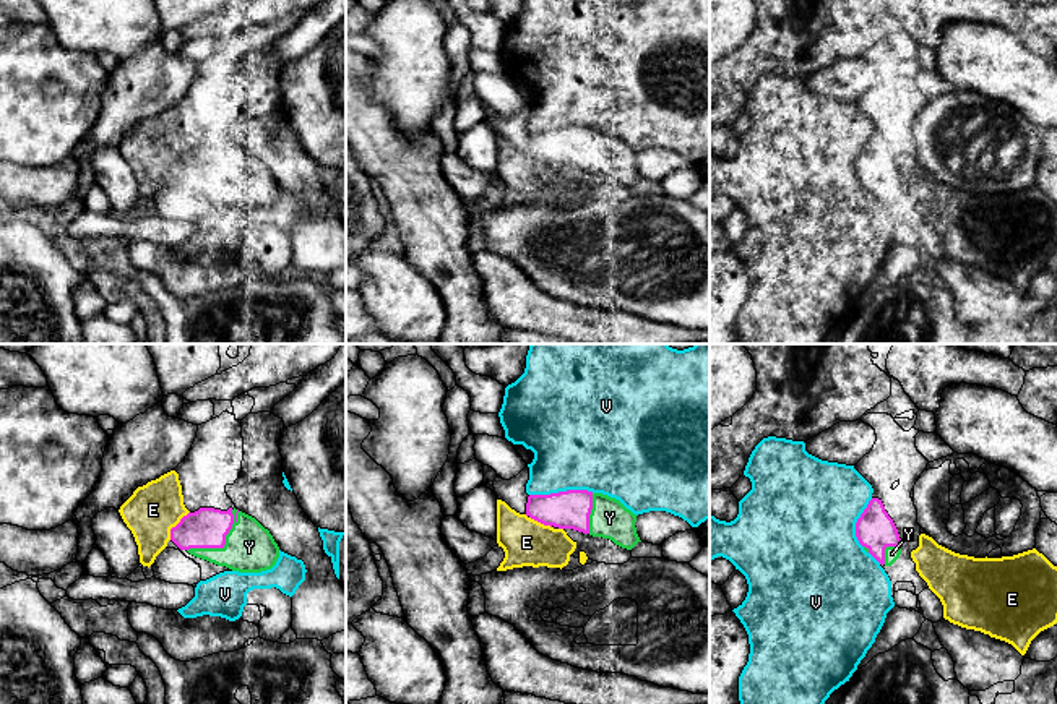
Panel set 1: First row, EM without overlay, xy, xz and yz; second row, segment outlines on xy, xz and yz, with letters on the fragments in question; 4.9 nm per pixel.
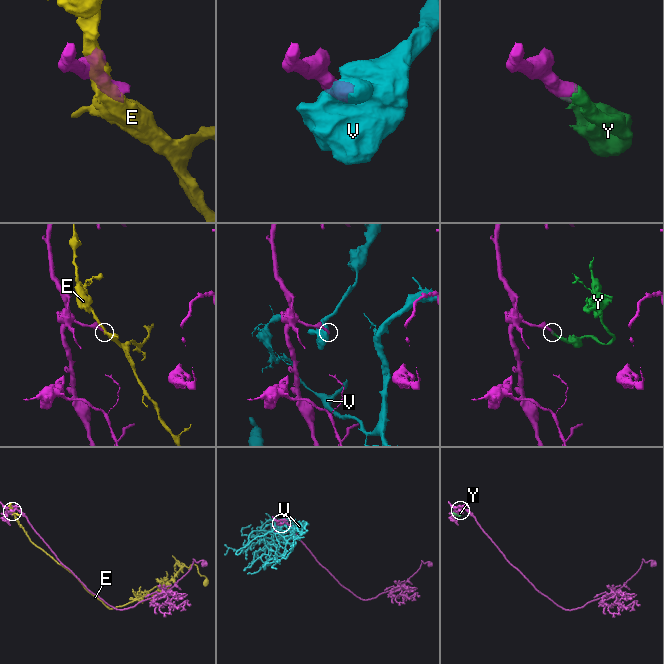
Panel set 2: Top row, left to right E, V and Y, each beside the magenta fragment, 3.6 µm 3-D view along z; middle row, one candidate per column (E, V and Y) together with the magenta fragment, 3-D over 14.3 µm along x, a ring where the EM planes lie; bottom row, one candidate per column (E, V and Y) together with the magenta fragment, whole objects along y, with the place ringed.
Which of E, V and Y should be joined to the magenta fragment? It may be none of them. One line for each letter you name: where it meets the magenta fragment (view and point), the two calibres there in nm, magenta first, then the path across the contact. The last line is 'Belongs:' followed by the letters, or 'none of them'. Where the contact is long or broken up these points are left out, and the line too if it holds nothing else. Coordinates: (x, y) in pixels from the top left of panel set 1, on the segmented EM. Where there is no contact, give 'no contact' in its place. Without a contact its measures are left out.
Y: contact xy (221, 547); calibres 200 and 240 nm; way xy (207, 528), (221, 547), (249, 547)
Belongs: Y

